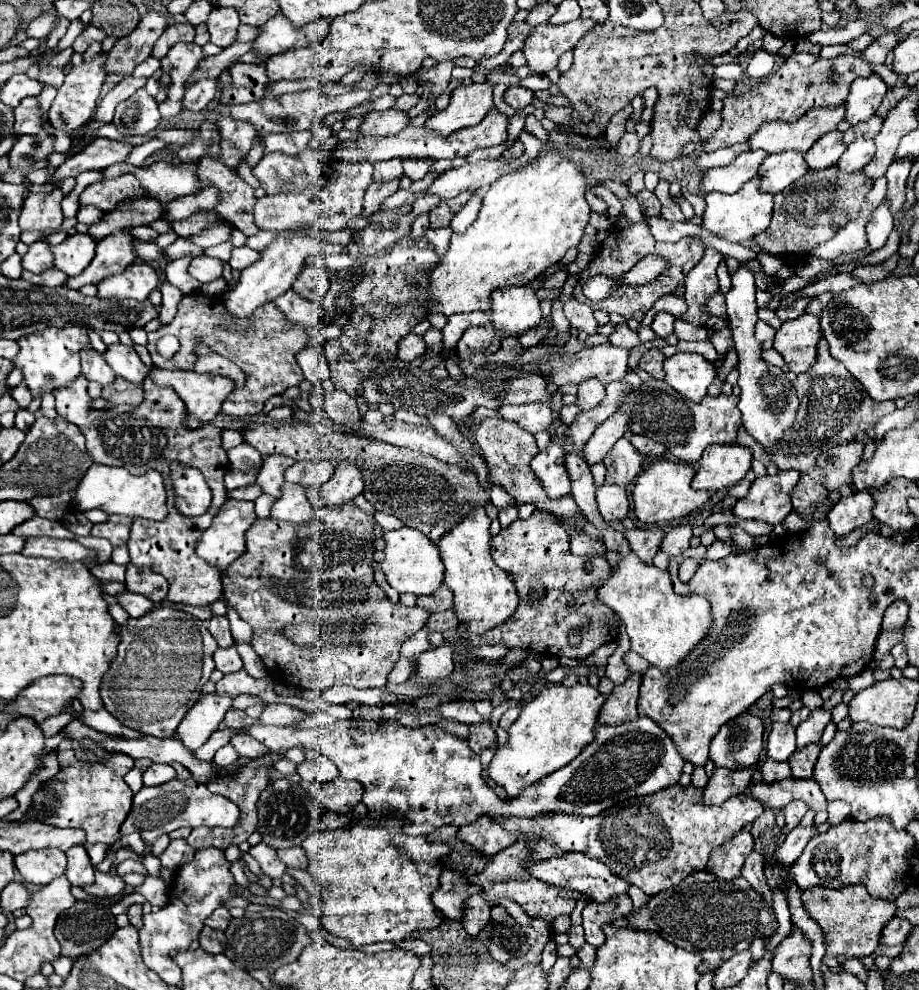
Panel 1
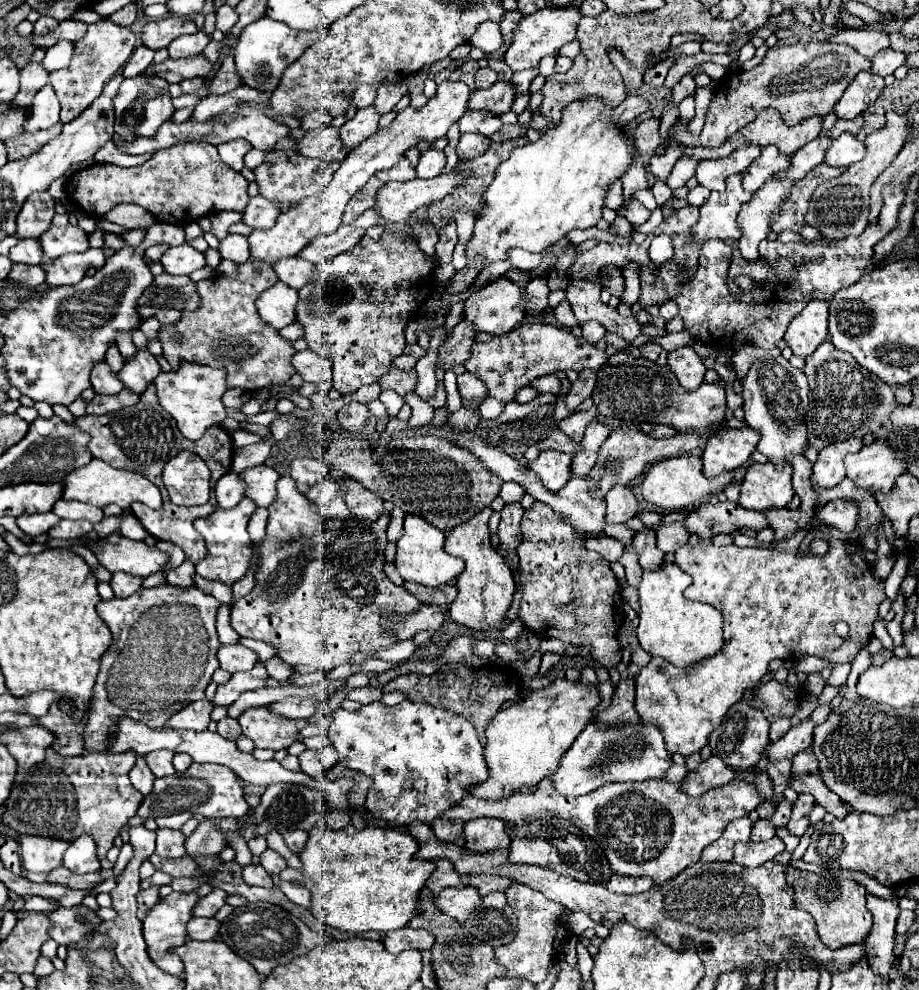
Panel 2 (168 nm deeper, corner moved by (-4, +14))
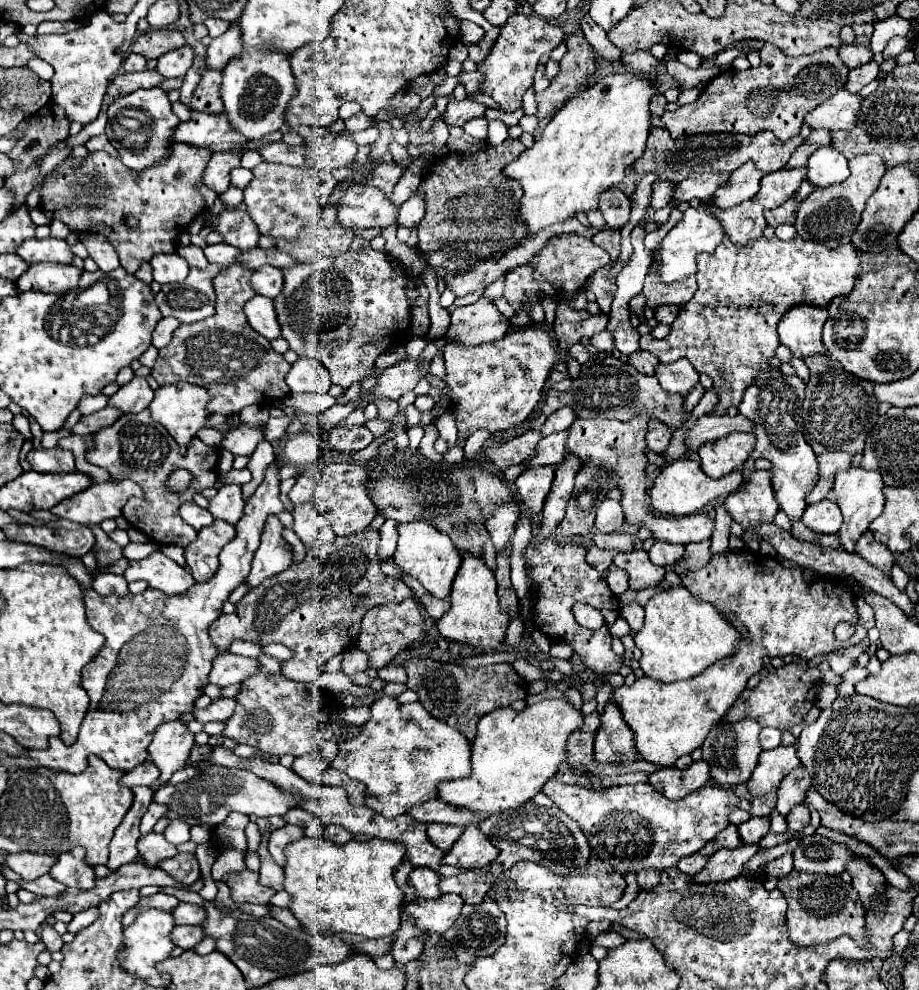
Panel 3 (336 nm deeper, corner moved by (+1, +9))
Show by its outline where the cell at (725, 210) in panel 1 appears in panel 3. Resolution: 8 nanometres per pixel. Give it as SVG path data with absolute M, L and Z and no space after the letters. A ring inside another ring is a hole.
M702 201L700 207L688 207L684 211L682 221L662 239L662 249L658 253L658 259L660 259L660 275L664 283L682 281L684 277L696 273L696 255L702 251L714 253L718 243L726 237L722 223L712 215L714 209L718 209L714 201Z

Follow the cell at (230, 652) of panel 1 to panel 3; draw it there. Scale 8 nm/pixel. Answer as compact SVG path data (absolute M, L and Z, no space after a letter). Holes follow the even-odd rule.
M218 653L208 681L220 687L228 687L232 683L242 683L246 677L252 677L254 673L258 673L258 659L240 657L232 653Z

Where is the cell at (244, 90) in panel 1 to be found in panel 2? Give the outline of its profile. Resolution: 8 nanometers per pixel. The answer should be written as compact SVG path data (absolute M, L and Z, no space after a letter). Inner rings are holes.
M217 72L211 82L209 82L209 92L211 94L227 94L231 90L235 90L239 86L239 76L235 74L225 74L225 72Z

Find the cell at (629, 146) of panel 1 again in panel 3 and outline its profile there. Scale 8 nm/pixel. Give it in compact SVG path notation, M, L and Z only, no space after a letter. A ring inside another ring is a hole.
M660 127L660 129L650 129L648 145L646 145L642 157L638 157L632 167L638 173L656 171L660 179L666 179L672 183L680 183L682 179L688 177L688 173L732 173L734 169L738 169L740 165L744 165L750 159L758 165L758 169L762 173L772 173L772 171L782 169L788 163L790 155L802 143L804 143L804 137L800 137L800 135L788 139L788 141L780 141L770 131L756 133L754 137L722 133L722 135L696 135L690 139L672 141L670 133Z

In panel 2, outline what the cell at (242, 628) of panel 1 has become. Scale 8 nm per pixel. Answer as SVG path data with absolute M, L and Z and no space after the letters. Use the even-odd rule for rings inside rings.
M243 498L235 508L227 510L227 512L215 510L205 518L195 520L195 528L205 538L205 546L207 546L207 558L199 560L195 566L197 574L201 574L207 580L219 580L225 584L235 584L247 572L249 558L251 558L247 522L249 522L253 512L255 512L255 504L251 504L251 500L247 500L247 498Z

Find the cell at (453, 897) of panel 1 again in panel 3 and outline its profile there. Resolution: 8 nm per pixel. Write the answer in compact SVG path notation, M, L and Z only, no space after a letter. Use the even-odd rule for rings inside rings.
M414 869L410 873L410 885L416 889L416 895L422 899L436 899L440 893L438 889L440 875L432 869Z

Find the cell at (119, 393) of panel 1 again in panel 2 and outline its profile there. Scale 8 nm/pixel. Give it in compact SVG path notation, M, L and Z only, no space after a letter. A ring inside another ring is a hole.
M95 396L87 404L87 414L109 414L139 402L139 396Z

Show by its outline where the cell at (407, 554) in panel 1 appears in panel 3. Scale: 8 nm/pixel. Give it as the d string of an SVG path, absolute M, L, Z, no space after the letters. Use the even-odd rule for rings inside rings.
M424 521L400 523L398 533L400 533L400 539L398 539L398 549L394 553L394 563L402 569L402 573L416 577L434 597L446 599L450 595L456 571L462 563L462 555L452 545L450 537L446 537L432 525L426 525Z

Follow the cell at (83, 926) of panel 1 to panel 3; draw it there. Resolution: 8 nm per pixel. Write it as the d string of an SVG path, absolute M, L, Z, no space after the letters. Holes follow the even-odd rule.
M44 923L44 925L42 925L40 939L46 943L46 949L48 949L48 951L60 951L60 949L62 949L62 945L64 945L64 941L62 941L60 933L58 933L52 925L48 925L48 923Z

